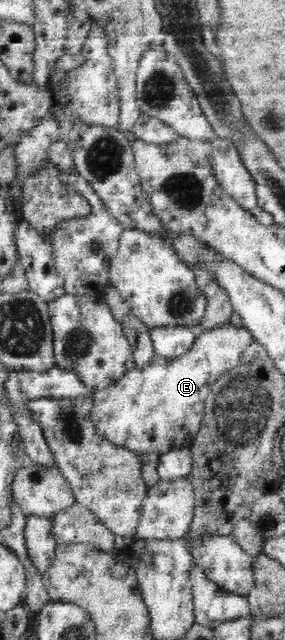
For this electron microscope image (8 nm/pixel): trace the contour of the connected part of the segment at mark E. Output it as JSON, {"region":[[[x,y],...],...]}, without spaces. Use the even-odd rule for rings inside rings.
{"region":[[[231,324],[223,328],[215,328],[211,332],[200,332],[196,337],[193,349],[182,356],[168,358],[161,354],[154,354],[143,367],[135,367],[119,377],[111,386],[96,391],[88,410],[88,422],[96,436],[105,439],[115,446],[125,447],[140,456],[153,454],[167,454],[179,449],[191,449],[199,434],[199,426],[205,418],[205,404],[213,384],[232,368],[239,366],[243,352],[253,342],[245,328],[235,328]]]}

